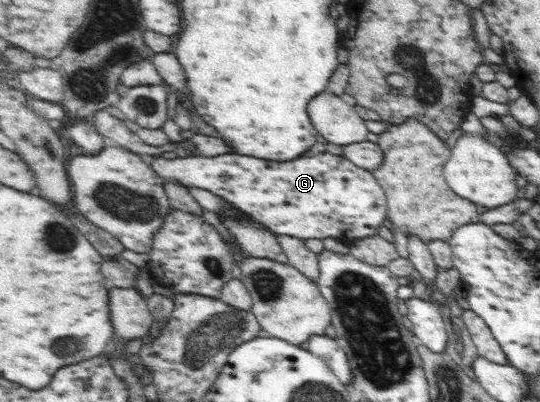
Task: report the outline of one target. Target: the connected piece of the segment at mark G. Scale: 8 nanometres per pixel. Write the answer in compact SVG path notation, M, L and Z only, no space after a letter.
M320 148L311 156L299 156L297 159L291 161L277 162L263 160L257 157L251 157L247 155L237 154L235 152L227 152L225 154L220 154L214 157L205 156L189 156L189 157L179 157L174 159L166 159L163 156L148 156L148 164L153 168L155 173L163 178L165 181L177 182L178 184L183 184L184 188L195 187L198 189L205 189L215 195L221 196L226 201L235 205L239 210L248 214L253 220L263 224L269 228L274 234L279 236L291 236L299 239L327 239L327 237L334 238L338 241L349 243L350 241L361 240L367 236L375 236L378 234L377 227L383 225L383 221L387 219L387 199L382 187L379 182L375 180L374 174L371 170L363 169L352 161L349 161L343 155L333 155L326 152Z

